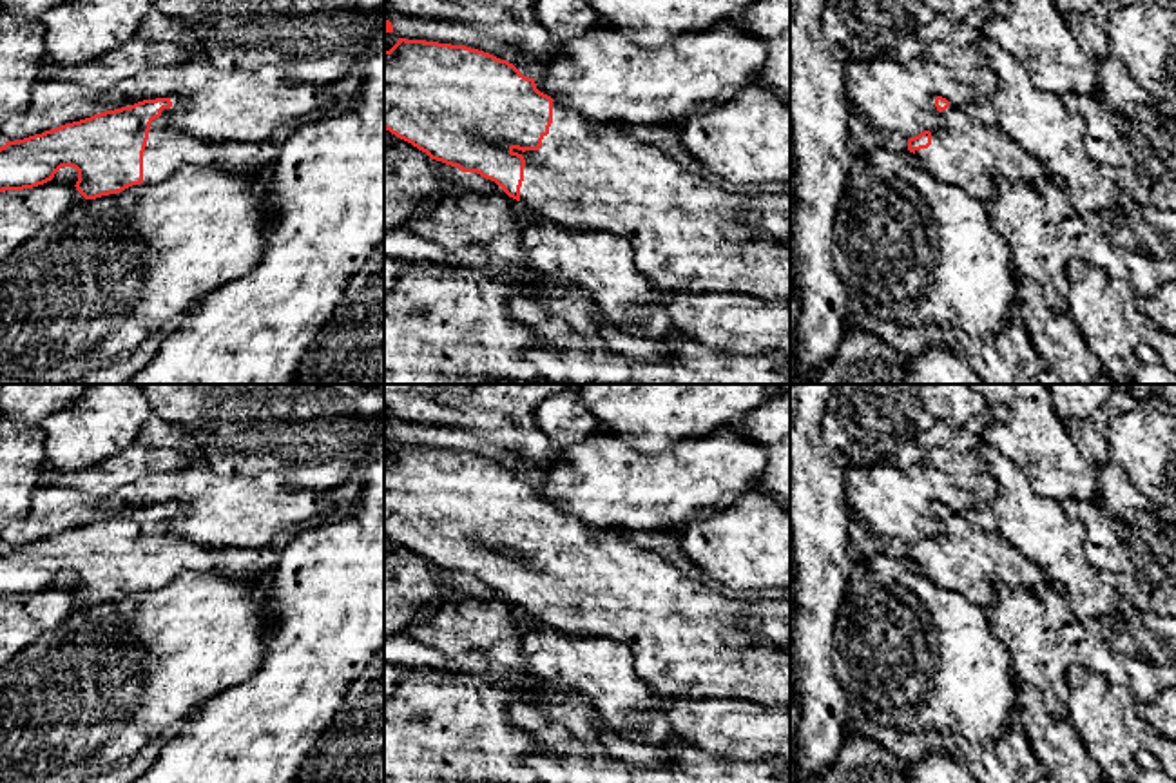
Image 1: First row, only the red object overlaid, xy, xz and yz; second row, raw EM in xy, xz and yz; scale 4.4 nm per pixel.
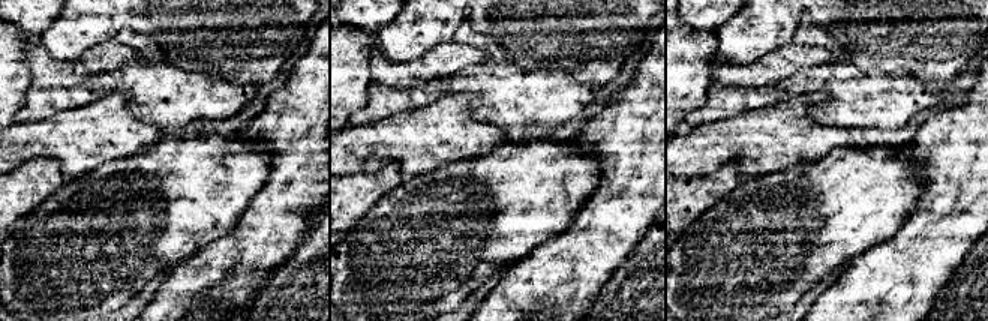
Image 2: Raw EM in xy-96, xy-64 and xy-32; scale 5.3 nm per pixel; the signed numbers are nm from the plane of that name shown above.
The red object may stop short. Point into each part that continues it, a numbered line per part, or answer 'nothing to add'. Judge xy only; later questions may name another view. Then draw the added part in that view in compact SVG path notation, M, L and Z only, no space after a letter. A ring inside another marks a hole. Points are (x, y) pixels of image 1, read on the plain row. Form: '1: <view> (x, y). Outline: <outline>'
1: xy (165, 557). Outline: M170 504L170 508L172 513L163 515L161 522L150 529L143 558L143 589L163 587L185 569L216 571L210 547L167 533L165 524L183 511L179 504Z

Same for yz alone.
1: yz (964, 559). Outline: M959 511L940 518L940 531L931 538L931 551L915 562L935 584L960 593L986 611L997 600L1000 582L1042 591L1051 578L1022 556L997 531L971 526Z

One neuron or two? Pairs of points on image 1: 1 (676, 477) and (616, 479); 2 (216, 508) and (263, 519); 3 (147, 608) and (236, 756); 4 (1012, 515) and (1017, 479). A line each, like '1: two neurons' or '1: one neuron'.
1: one neuron
2: one neuron
3: two neurons
4: one neuron

